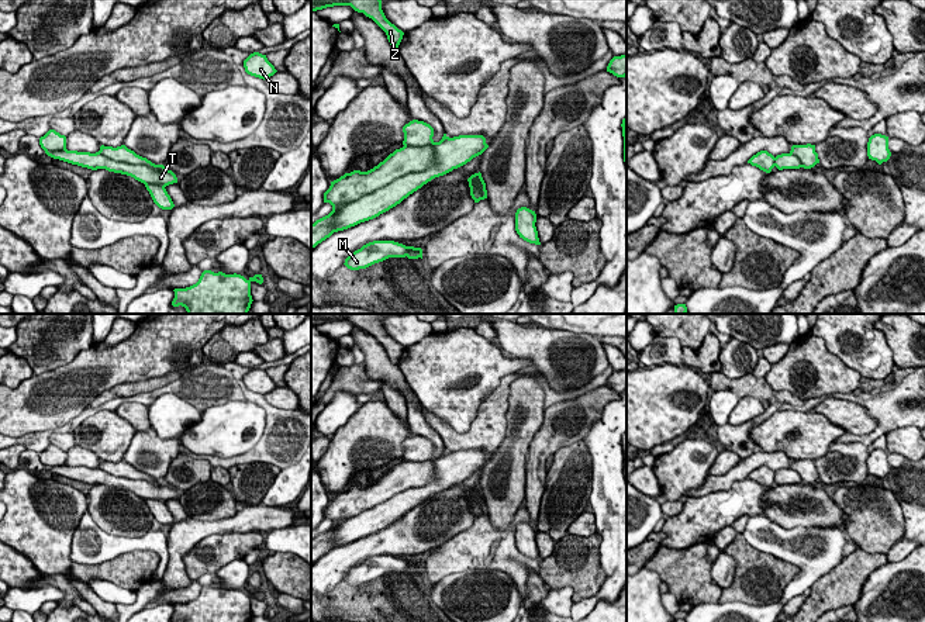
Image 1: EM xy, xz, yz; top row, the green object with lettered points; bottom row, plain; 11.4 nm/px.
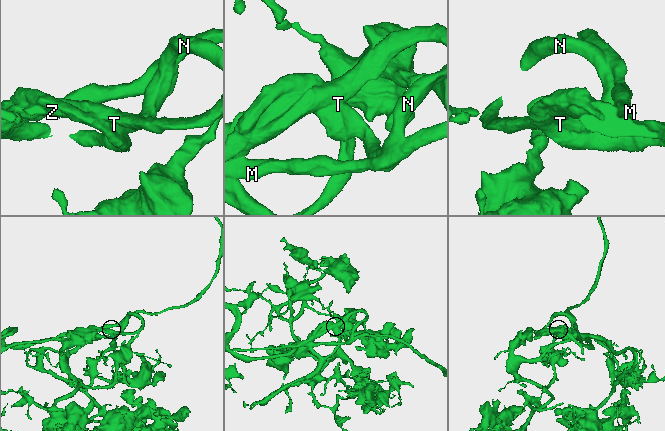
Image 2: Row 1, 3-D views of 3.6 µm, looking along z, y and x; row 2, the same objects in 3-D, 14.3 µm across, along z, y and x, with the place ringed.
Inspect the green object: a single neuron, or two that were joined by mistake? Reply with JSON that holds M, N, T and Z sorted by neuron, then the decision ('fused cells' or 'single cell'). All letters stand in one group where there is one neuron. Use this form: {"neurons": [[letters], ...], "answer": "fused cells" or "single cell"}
{"neurons": [["M", "N", "T", "Z"]], "answer": "single cell"}

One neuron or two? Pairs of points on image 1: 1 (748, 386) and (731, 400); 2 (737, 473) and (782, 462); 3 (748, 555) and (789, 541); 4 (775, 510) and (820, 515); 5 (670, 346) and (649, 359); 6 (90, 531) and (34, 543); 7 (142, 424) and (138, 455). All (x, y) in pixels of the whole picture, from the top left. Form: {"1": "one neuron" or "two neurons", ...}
{"1": "two neurons", "2": "one neuron", "3": "two neurons", "4": "one neuron", "5": "one neuron", "6": "two neurons", "7": "two neurons"}

